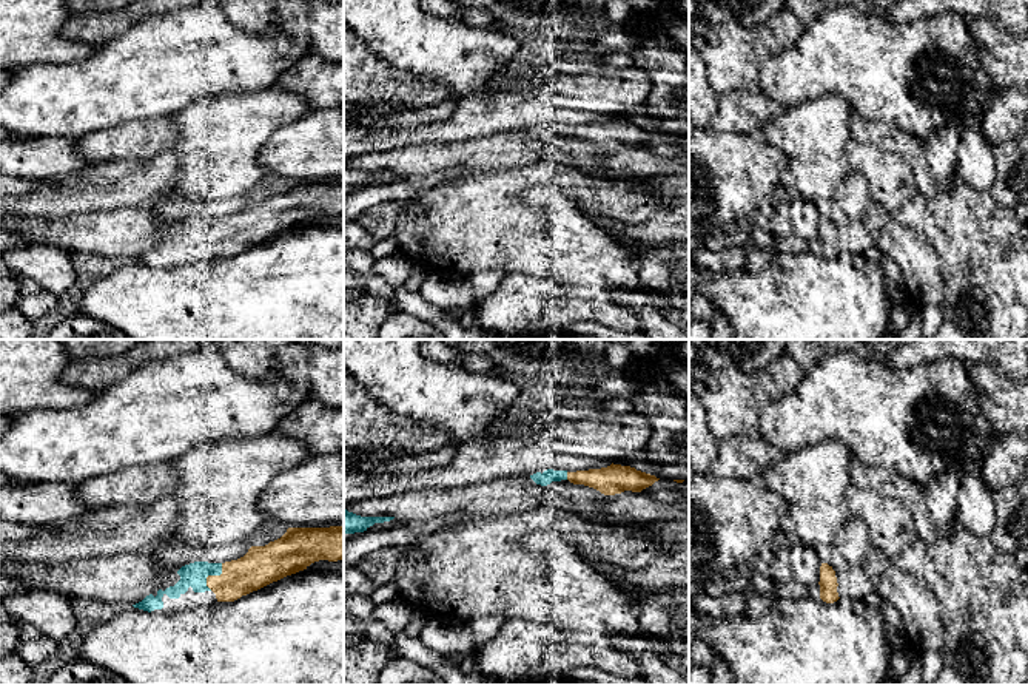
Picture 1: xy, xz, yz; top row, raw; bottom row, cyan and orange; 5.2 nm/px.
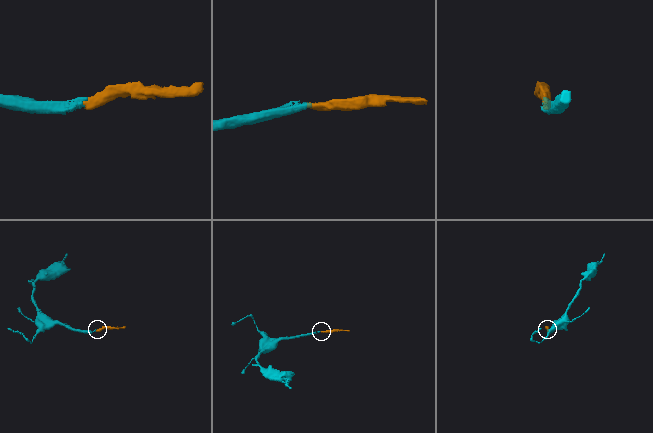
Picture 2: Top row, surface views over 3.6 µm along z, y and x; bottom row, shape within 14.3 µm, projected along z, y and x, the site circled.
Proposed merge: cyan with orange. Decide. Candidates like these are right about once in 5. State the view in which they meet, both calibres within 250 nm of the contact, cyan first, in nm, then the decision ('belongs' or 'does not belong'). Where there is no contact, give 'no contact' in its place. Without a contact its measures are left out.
meets cyan in xy; 130 nm thick on the cyan side, 200 nm on the other; belongs

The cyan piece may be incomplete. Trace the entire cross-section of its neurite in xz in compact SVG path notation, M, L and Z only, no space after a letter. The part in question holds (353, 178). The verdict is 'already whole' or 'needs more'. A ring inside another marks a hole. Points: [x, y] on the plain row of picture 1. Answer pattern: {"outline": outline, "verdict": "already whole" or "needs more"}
{"outline": "M344 162L344 188L364 187L375 177L390 176L395 171L361 171Z", "verdict": "already whole"}

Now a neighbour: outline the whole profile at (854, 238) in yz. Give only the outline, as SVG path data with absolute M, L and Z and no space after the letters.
M821 199L817 202L817 208L823 218L828 218L835 225L838 238L837 247L842 255L865 255L875 245L872 236L863 224L863 218L858 221L849 221L831 199Z

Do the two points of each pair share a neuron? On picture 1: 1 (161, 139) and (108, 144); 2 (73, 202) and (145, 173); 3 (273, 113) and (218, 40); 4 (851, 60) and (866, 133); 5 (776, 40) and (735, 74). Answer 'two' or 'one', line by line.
1: one
2: one
3: two
4: two
5: one

